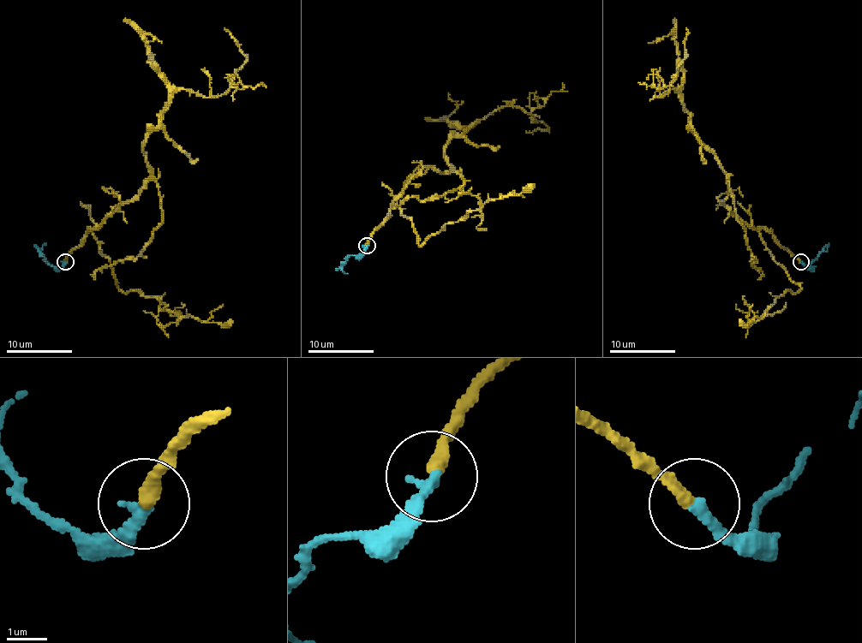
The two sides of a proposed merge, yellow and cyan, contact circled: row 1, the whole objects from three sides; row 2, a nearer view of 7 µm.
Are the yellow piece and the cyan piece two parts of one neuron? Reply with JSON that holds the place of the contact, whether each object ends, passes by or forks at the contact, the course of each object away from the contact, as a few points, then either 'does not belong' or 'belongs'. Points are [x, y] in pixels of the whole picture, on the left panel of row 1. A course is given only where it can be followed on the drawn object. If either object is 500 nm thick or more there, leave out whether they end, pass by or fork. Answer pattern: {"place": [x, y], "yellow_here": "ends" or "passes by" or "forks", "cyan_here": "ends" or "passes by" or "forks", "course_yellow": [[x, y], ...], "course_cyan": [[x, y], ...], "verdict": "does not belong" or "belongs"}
{"place": [65, 262], "yellow_here": "ends", "cyan_here": "ends", "course_yellow": [[65, 261], [148, 177], [143, 142], [168, 99], [182, 89], [216, 98], [230, 87], [246, 57], [224, 28]], "course_cyan": [[65, 261], [61, 266], [52, 266], [40, 251], [45, 243]], "verdict": "belongs"}

